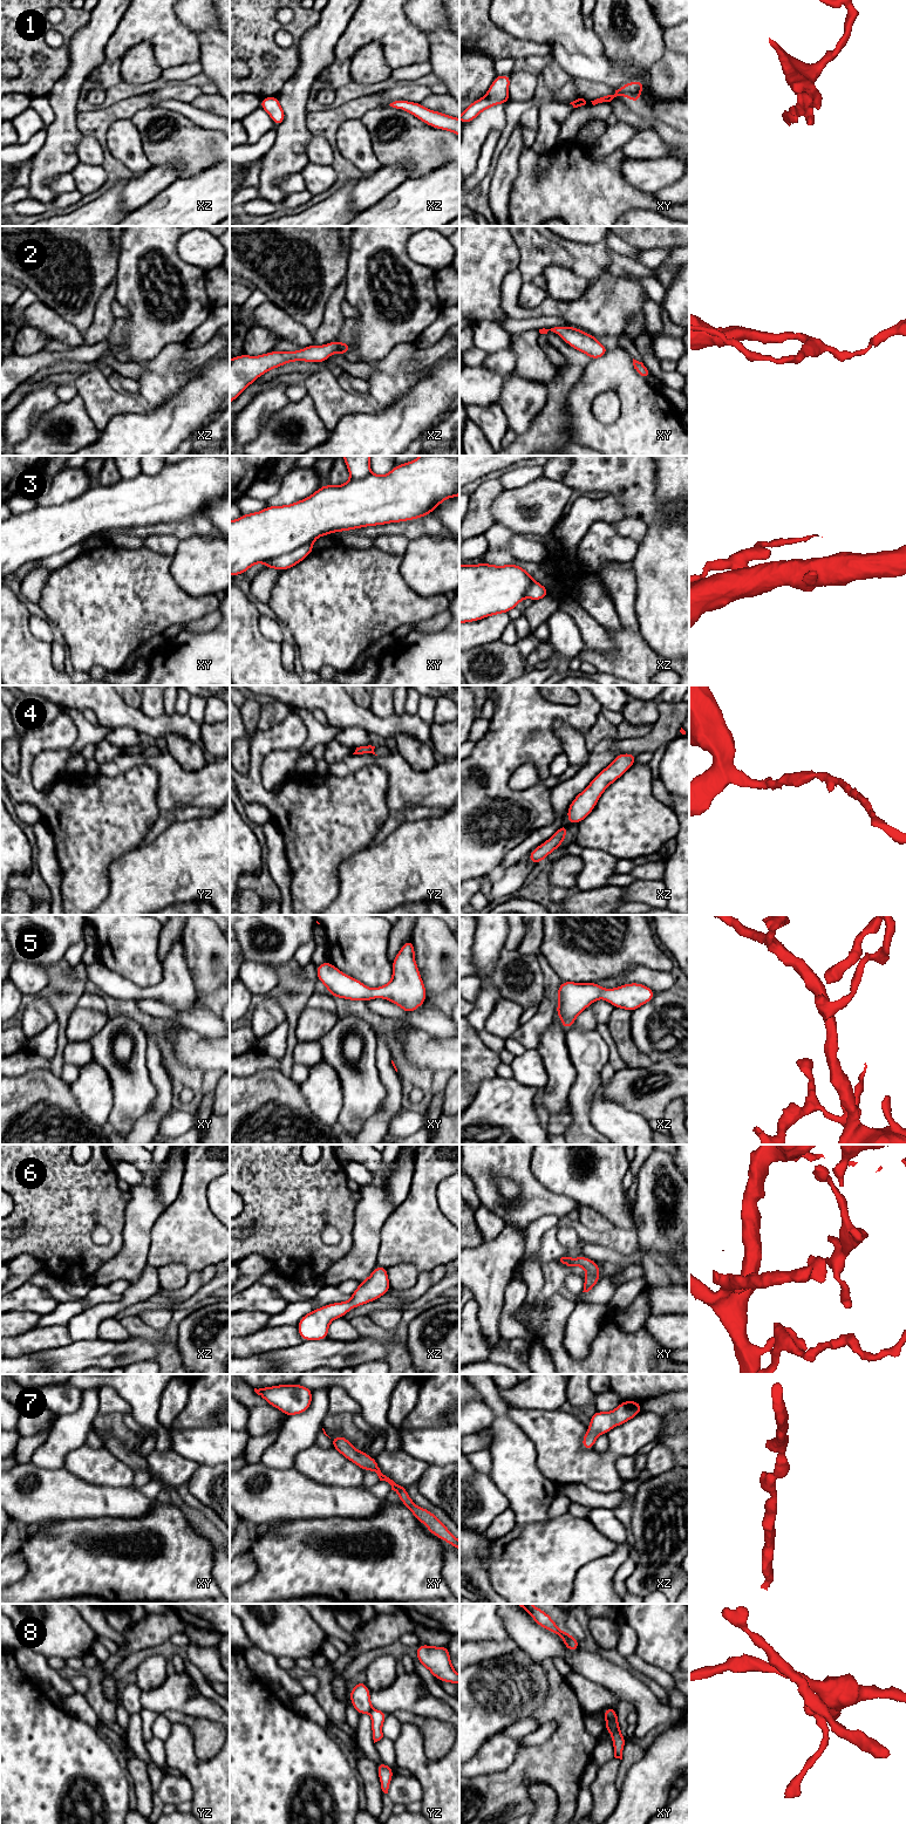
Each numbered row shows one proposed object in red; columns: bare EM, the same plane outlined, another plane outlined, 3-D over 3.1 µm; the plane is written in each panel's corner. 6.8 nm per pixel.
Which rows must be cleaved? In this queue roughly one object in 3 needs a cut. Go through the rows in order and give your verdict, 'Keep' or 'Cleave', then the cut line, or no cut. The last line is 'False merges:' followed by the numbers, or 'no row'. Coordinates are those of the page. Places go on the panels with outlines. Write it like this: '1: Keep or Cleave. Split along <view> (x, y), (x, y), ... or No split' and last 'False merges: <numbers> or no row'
1: Keep. No split
2: Keep. No split
3: Cleave. Split along xy (312, 540), (265, 562)
4: Keep. No split
5: Keep. No split
6: Keep. No split
7: Keep. No split
8: Cleave. Split along yz (372, 1708), (369, 1712)
False merges: 3, 8

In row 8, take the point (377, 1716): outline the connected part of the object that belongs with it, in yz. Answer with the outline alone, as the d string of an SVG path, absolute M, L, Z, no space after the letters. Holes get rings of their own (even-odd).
M372 1708L370 1715L372 1715L372 1733L375 1743L383 1737L382 1724L388 1713Z

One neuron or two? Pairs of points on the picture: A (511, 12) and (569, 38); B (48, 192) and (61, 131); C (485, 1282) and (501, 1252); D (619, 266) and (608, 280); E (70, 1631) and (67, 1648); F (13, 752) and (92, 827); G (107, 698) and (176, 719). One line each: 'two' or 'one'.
A: one
B: one
C: one
D: two
E: one
F: two
G: one

